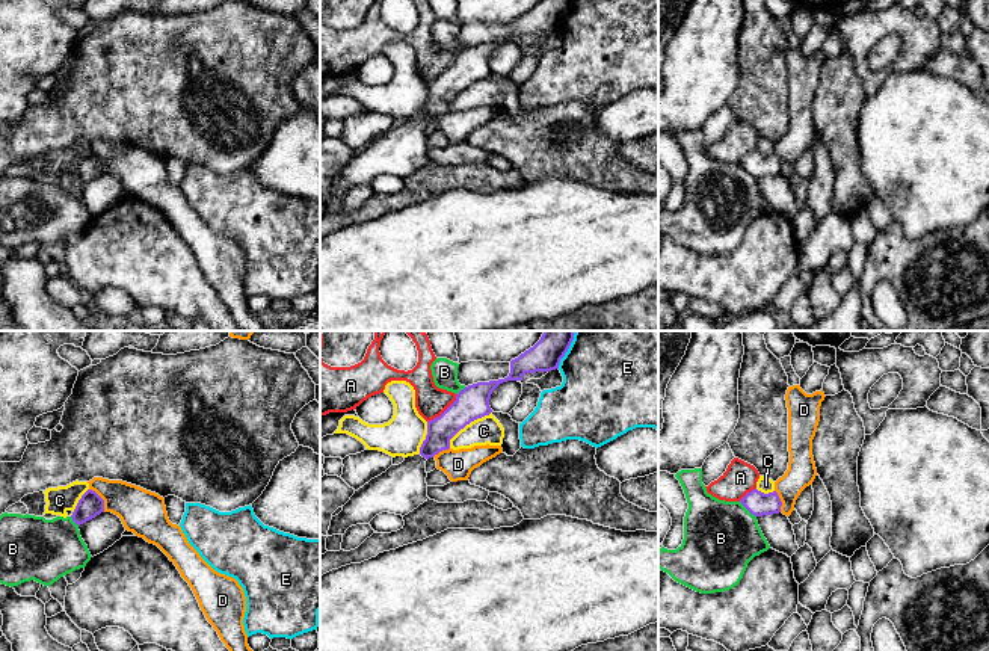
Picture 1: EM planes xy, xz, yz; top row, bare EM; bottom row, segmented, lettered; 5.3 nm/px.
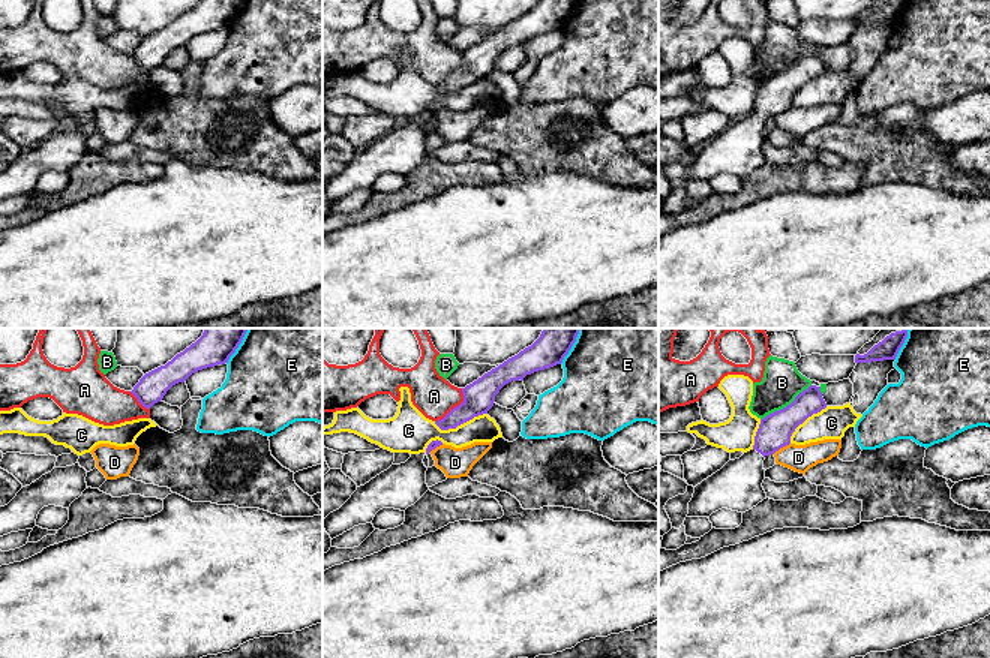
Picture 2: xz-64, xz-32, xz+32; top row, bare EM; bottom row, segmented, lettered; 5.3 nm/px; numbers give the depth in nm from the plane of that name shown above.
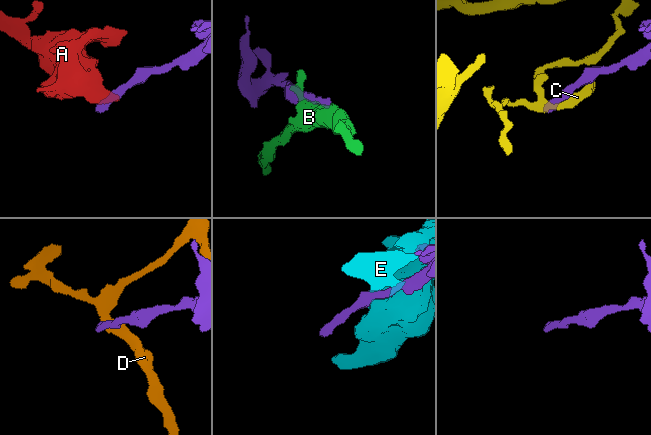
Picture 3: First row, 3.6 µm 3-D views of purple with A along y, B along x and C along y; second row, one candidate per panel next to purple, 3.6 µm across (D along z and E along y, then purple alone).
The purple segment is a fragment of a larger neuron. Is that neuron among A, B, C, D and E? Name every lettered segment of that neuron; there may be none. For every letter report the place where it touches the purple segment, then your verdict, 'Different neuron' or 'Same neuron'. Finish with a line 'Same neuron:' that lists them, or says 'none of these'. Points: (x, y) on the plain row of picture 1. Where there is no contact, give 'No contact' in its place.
A: Touches purple at xz (444, 73). Different neuron
B: Touches purple at yz (748, 171). Different neuron
C: Touches purple at xz (467, 85). Different neuron
D: Touches purple at xy (101, 160). Different neuron
E: Touches purple at xz (565, 14). Different neuron
Same neuron: none of these

